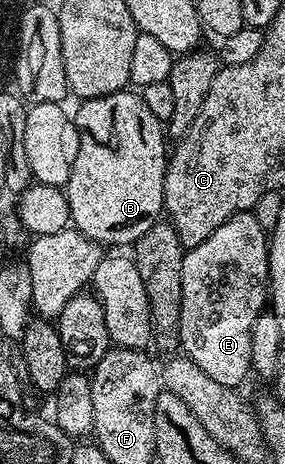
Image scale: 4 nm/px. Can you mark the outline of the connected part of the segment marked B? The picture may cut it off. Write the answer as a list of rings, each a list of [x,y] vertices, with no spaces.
[[[130,88],[117,90],[108,96],[87,98],[77,105],[78,111],[73,111],[72,121],[78,129],[78,151],[64,187],[73,229],[103,248],[133,247],[134,242],[140,240],[140,236],[144,236],[144,232],[148,232],[148,228],[158,223],[164,214],[164,180],[168,161],[164,124],[152,116],[141,93]]]

